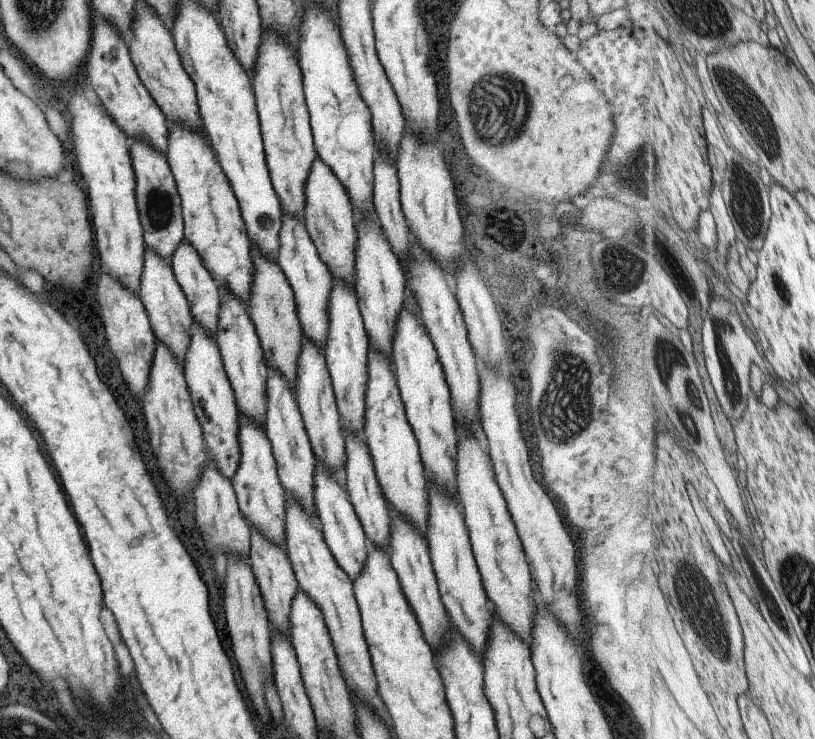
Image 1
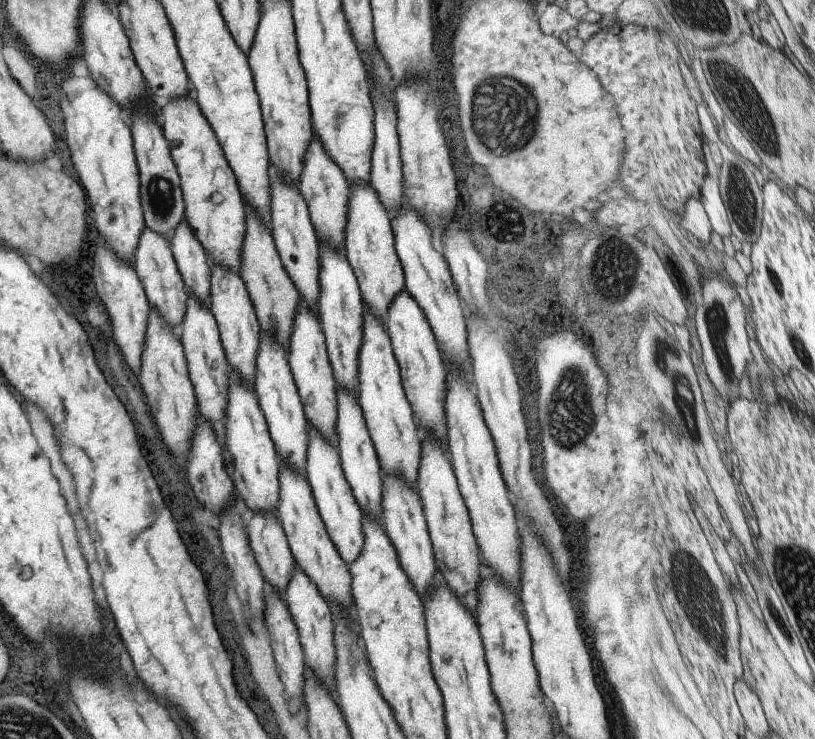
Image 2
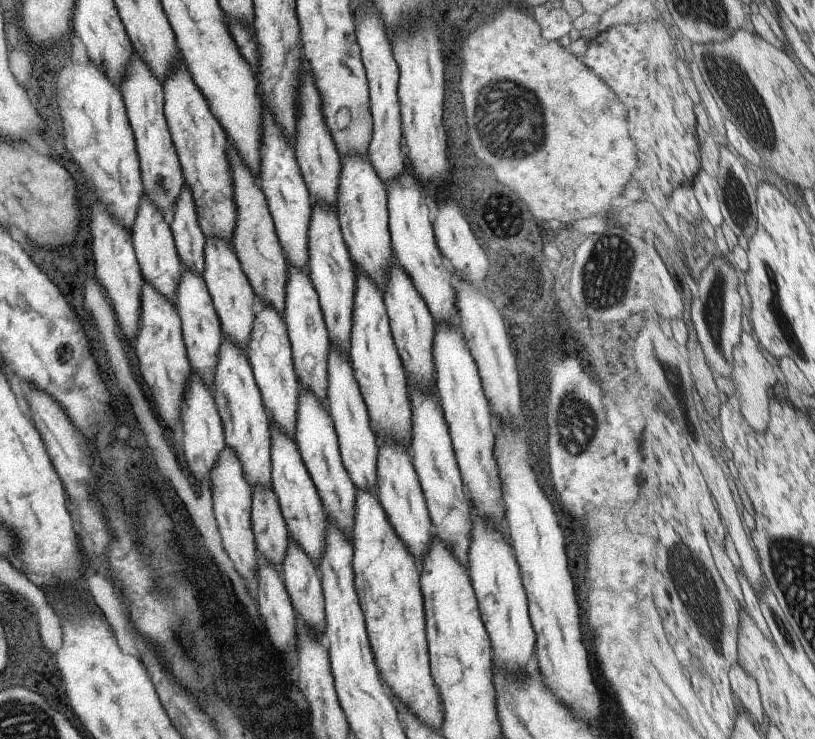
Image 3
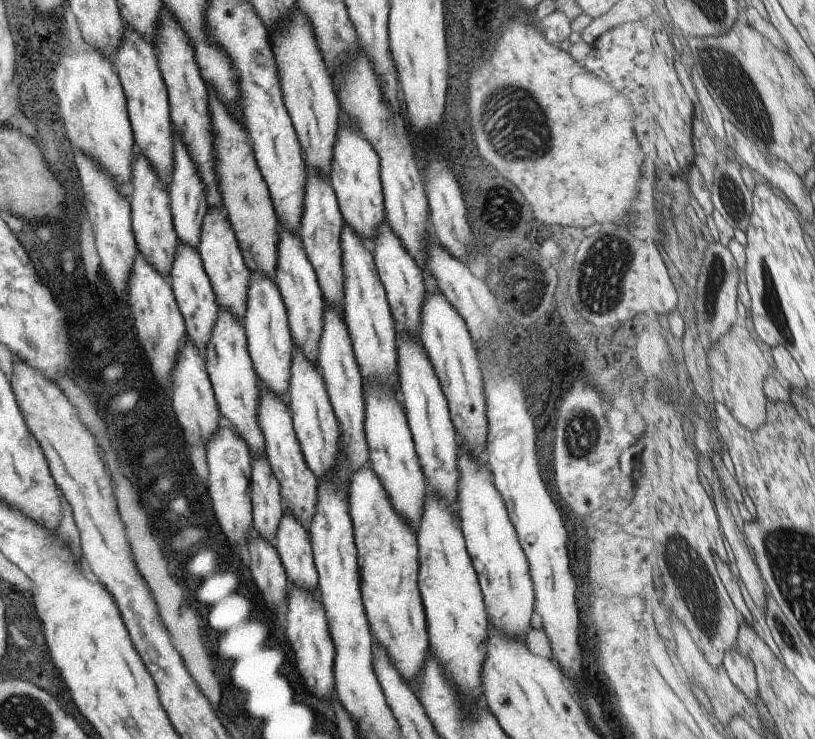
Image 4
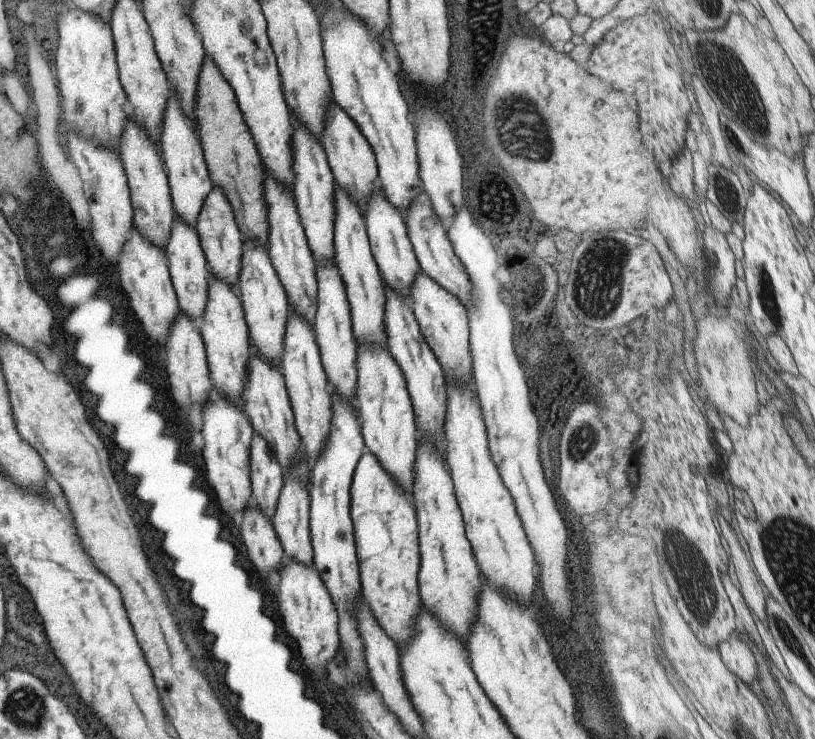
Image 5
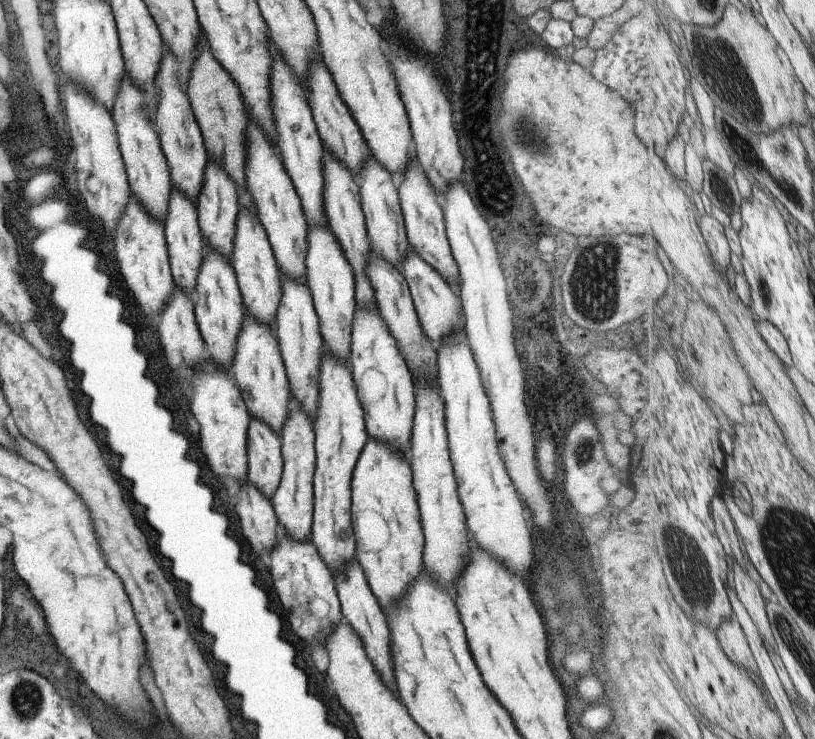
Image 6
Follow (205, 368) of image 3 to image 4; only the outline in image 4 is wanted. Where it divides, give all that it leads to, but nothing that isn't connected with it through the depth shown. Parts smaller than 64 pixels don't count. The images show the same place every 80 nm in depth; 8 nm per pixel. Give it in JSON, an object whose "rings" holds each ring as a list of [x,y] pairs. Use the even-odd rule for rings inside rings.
{"rings":[[[177,240],[168,280],[179,313],[184,321],[184,332],[187,334],[189,342],[191,342],[191,344],[193,344],[203,355],[205,344],[209,342],[213,324],[215,324],[215,320],[217,320],[218,305],[216,304],[209,280],[207,279],[207,274],[205,274],[203,266],[201,266],[201,258],[199,257],[197,248],[193,250],[191,246],[185,246],[185,244],[181,244],[181,242]]]}

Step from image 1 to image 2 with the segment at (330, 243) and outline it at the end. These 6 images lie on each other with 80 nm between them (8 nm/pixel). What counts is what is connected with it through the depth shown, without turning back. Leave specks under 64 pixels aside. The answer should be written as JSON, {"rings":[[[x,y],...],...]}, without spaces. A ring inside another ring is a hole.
{"rings":[[[313,134],[307,154],[305,154],[305,164],[303,164],[298,178],[298,186],[298,191],[305,201],[310,223],[318,242],[324,243],[332,251],[343,250],[346,214],[348,213],[349,184],[338,166],[325,154],[321,143]]]}

